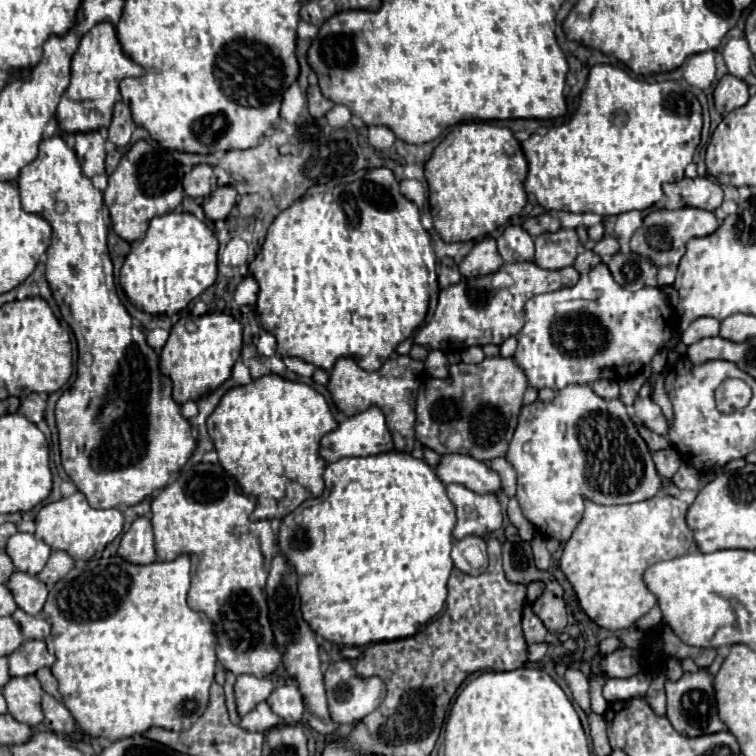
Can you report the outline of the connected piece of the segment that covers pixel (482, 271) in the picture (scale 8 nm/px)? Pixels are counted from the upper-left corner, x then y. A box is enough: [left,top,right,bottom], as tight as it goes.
[460,236,502,276]

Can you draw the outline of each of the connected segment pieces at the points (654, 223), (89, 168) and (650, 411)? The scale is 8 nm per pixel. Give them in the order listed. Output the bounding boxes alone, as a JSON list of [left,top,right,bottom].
[[630,208,718,266],[76,132,104,178],[634,398,668,436]]

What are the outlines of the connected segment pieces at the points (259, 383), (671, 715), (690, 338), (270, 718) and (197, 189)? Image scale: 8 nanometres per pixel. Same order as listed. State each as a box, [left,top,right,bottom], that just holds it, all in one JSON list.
[[208,374,338,520],[666,670,726,738],[682,318,720,344],[240,702,280,732],[184,164,216,198]]

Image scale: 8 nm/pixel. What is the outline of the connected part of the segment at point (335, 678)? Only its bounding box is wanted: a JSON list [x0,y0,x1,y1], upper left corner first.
[324,660,386,724]

